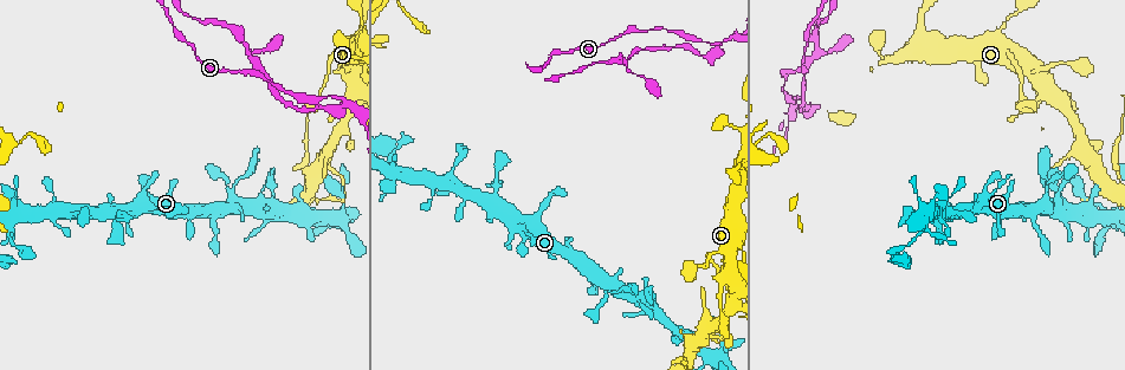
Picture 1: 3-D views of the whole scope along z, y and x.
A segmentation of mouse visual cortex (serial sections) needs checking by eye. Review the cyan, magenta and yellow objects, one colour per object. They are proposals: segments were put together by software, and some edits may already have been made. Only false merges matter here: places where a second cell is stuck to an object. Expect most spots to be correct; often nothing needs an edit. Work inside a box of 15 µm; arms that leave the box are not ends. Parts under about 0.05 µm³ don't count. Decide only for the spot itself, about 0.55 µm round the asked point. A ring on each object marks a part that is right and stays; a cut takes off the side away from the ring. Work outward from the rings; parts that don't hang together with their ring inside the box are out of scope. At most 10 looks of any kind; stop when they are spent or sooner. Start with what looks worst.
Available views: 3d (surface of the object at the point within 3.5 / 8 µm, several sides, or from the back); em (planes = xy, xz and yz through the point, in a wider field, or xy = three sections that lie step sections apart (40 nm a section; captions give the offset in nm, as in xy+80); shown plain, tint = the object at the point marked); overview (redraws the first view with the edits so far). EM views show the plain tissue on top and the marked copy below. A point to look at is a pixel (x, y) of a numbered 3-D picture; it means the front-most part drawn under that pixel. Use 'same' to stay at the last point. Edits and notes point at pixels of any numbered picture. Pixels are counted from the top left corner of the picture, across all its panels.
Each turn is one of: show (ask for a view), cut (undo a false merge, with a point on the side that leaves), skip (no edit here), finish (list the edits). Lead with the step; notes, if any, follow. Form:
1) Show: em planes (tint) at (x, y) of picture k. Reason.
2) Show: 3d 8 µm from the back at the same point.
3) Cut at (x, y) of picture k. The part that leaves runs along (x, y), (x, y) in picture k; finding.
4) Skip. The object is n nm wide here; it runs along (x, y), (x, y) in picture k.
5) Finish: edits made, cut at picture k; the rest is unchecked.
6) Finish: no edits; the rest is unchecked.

Show: 3d 3.5 µm at (797, 99) of picture 1. Narrows sharply.

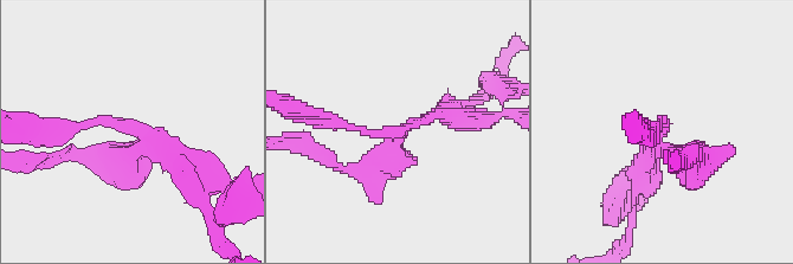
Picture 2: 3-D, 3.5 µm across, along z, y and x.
Show: em xy step 2 (tint) at (403, 130) of picture 2. 3 arms meet here; the arms are 150, 300, 400 nm wide; need the tissue.

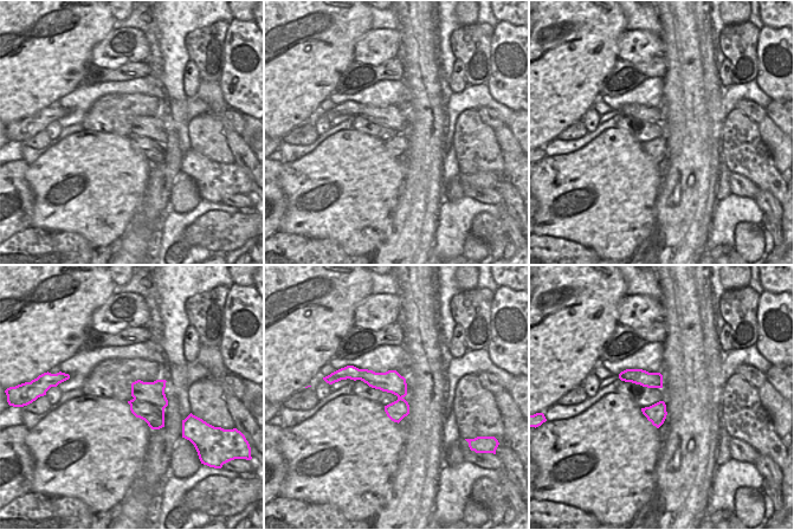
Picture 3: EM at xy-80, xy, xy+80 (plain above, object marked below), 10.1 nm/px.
Cut at (679, 172) of picture 2. The object is 220 nm wide here; a border runs along (134, 398), (149, 401), (163, 409) in picture 3; a second cell is stuck on.

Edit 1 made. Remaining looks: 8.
Show: overview. See it whole again.

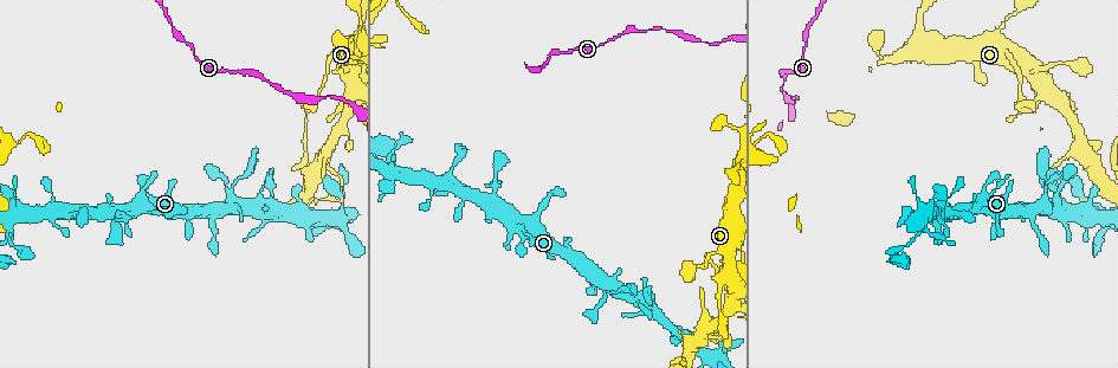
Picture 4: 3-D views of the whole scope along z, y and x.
Show: 3d 8 µm at (695, 272) of picture 4.

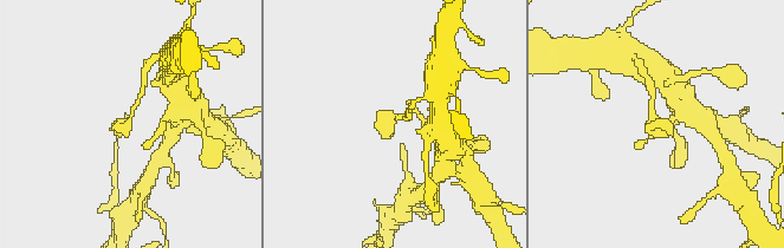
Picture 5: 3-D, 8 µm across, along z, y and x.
Show: 3d 3.5 µm from the back at (392, 121) of picture 5.

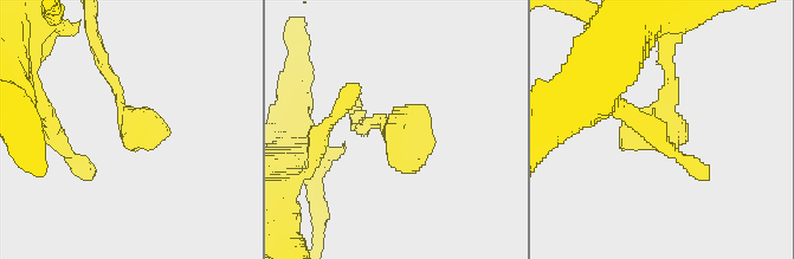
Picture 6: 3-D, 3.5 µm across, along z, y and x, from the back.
Show: em xy step 2 (tint) at (393, 132) of picture 6. Need the tissue.

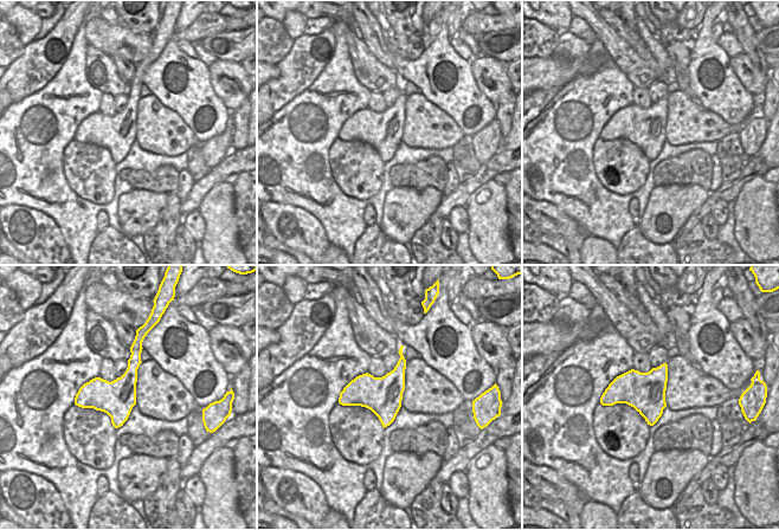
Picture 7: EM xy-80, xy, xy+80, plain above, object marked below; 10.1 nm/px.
Skip. It runs along (97, 49), (126, 118), (152, 147) in picture 6; continuous, no second cell.

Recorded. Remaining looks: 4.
Show: 3d 3.5 µm at (984, 203) of picture 4. Three-way junction.

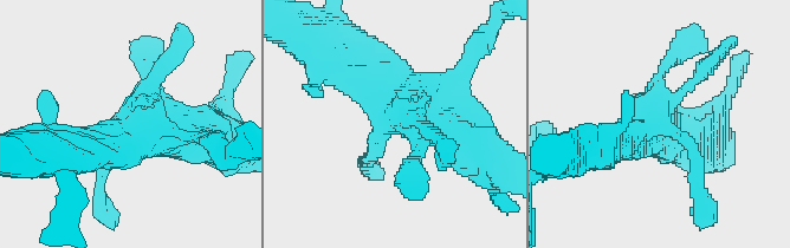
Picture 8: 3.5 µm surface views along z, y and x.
Show: em xy step 1 (tint) at (656, 120) of picture 8.

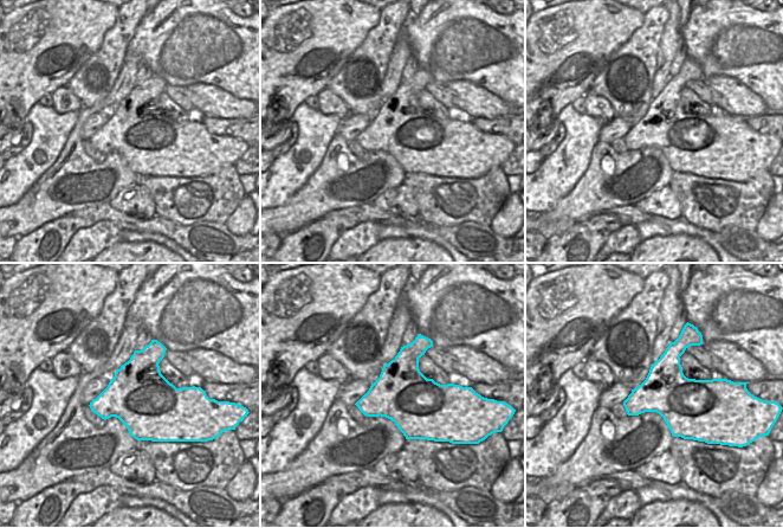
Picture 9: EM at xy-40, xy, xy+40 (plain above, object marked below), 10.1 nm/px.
Skip. One cell here.

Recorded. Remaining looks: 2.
Show: 3d 3.5 µm at (431, 197) of picture 4. A narrow waist.

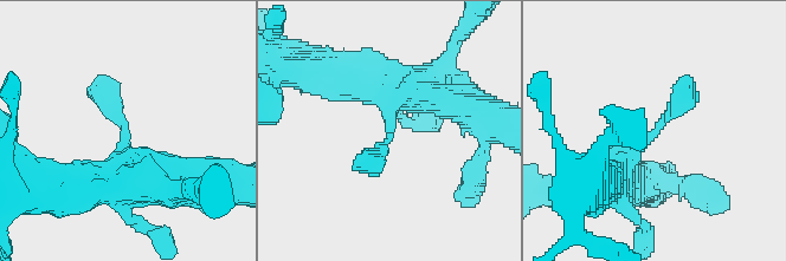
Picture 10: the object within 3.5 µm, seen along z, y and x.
Show: em xy step 2 (tint) at (125, 133) of picture 10.

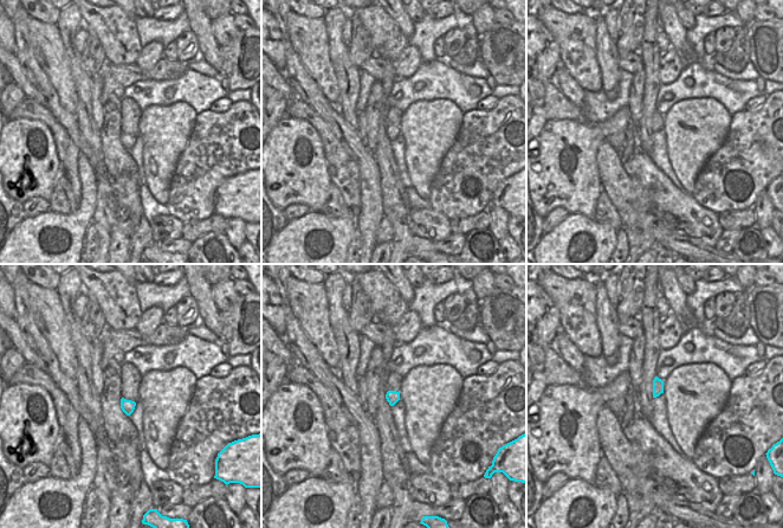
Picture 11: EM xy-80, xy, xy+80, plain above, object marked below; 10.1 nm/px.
Skip. It runs along (617, 182), (689, 77) in picture 10; one cell here.

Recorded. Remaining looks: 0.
Finish: edits made, cut at picture 2; the rest is unchecked.

